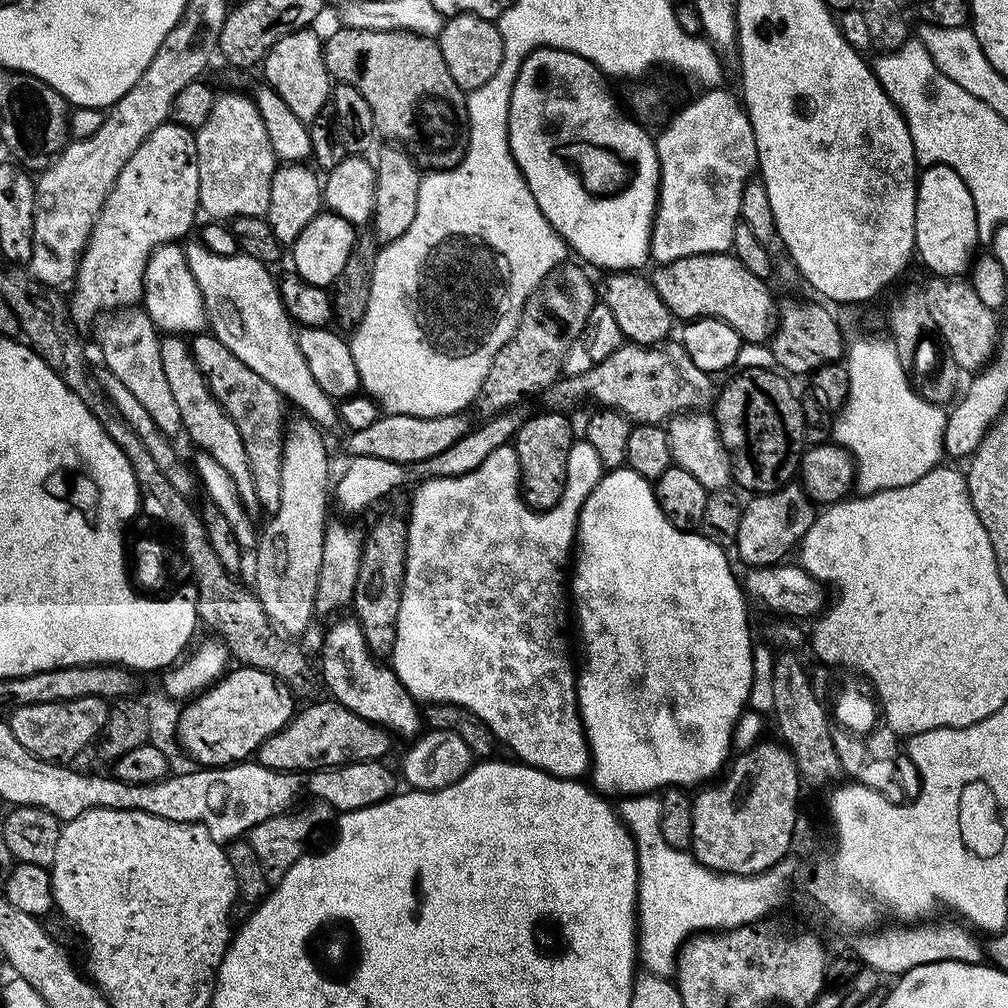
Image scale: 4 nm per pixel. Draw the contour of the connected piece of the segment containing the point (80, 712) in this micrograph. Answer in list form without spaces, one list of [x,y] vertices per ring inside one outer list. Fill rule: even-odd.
[[[100,696],[42,702],[34,706],[22,706],[22,710],[14,710],[7,717],[6,723],[14,738],[18,738],[18,742],[22,742],[22,746],[26,746],[30,754],[53,762],[72,762],[80,751],[83,753],[103,732],[109,707],[109,701]]]

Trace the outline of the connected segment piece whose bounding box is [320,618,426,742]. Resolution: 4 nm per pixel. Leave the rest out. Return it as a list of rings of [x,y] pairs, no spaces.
[[[355,619],[336,620],[329,626],[328,633],[325,634],[324,641],[320,644],[320,676],[324,679],[325,686],[328,687],[327,695],[342,706],[346,706],[346,710],[354,710],[358,718],[366,718],[382,726],[391,732],[393,737],[400,739],[401,736],[404,742],[411,742],[421,735],[426,724],[421,701],[412,696],[410,690],[406,690],[406,686],[397,678],[393,668],[372,655],[370,646]]]

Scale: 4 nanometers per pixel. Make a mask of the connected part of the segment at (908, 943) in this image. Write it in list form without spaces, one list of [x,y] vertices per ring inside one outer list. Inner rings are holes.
[[[916,922],[911,926],[896,926],[900,928],[884,928],[877,936],[864,936],[854,945],[854,951],[867,967],[878,973],[896,972],[903,974],[914,970],[914,966],[926,966],[930,962],[966,962],[967,964],[978,964],[985,959],[985,949],[981,941],[978,942],[971,936],[973,933],[967,927],[956,924],[928,924],[932,922]]]

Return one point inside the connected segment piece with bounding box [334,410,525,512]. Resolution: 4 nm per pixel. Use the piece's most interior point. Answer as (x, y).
(365, 480)

